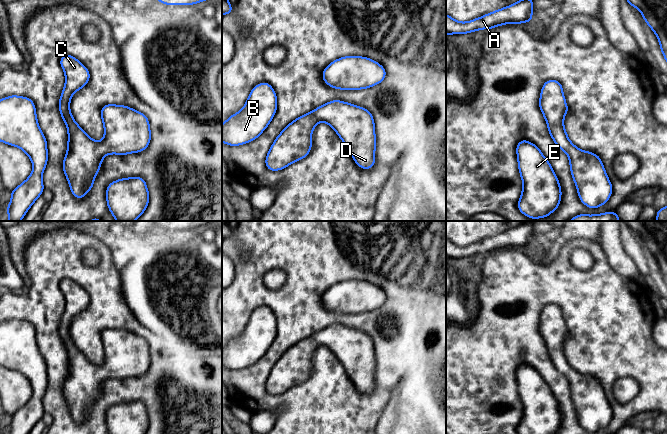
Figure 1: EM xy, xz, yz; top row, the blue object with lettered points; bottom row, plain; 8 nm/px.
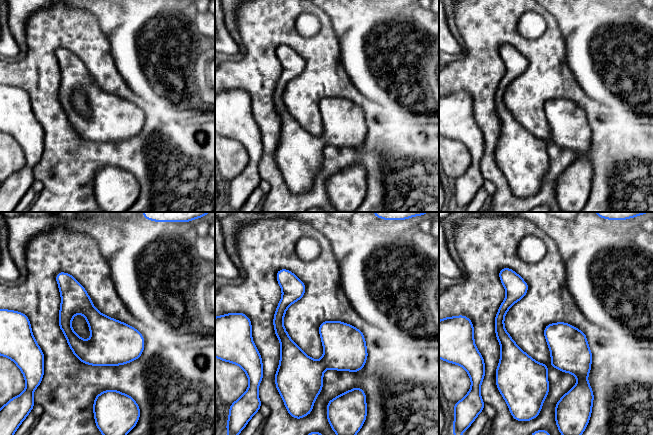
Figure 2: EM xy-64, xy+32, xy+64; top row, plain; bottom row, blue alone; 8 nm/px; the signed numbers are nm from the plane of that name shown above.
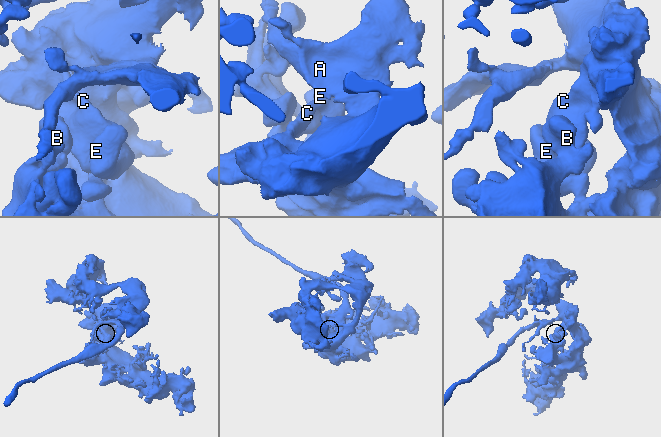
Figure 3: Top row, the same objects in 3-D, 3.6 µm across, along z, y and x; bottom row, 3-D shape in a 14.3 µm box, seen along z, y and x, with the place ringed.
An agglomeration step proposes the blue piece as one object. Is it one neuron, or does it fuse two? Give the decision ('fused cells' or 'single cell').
single cell

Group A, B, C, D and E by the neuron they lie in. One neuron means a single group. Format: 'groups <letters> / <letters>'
groups A B C D E

